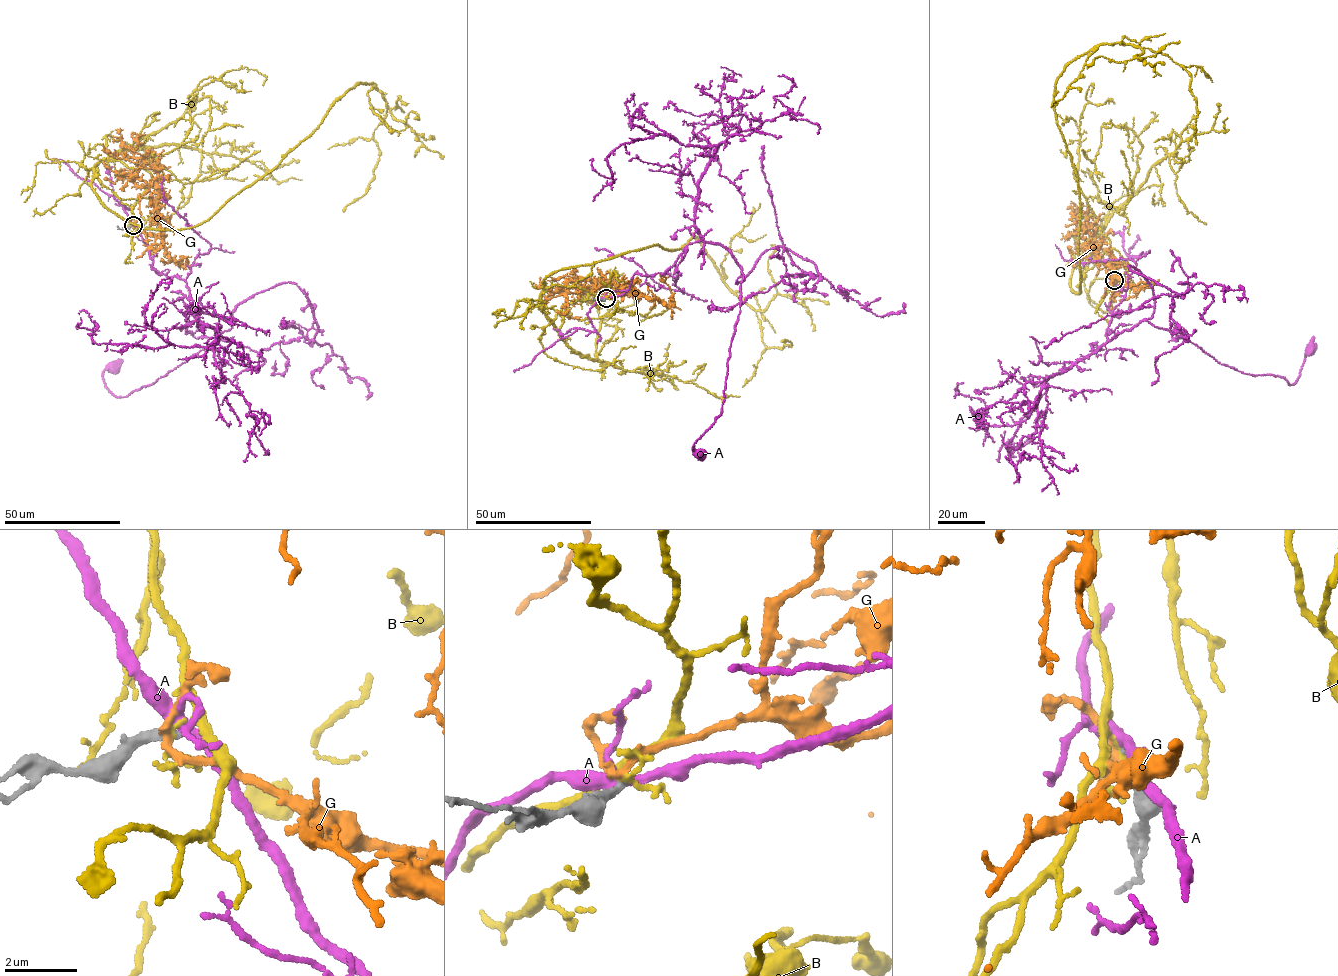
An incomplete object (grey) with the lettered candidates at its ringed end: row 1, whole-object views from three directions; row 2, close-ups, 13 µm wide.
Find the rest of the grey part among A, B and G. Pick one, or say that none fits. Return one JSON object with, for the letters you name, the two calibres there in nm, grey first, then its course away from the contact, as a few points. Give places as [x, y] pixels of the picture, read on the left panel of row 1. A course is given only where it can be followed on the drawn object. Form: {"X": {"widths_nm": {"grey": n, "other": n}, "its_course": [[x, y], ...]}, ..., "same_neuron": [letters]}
{"same_neuron": []}

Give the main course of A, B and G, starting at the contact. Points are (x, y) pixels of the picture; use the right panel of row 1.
A: (1114, 280), (1108, 307), (1120, 314), (1109, 340), (1145, 320), (1219, 363), (1290, 384), (1310, 349)
B: (1114, 281), (1099, 226), (1069, 285), (1059, 76), (1100, 44), (1168, 55), (1196, 144)
G: (1114, 281), (1120, 278), (1114, 269), (1100, 260), (1090, 228), (1080, 225), (1078, 231), (1068, 237), (1062, 233)

